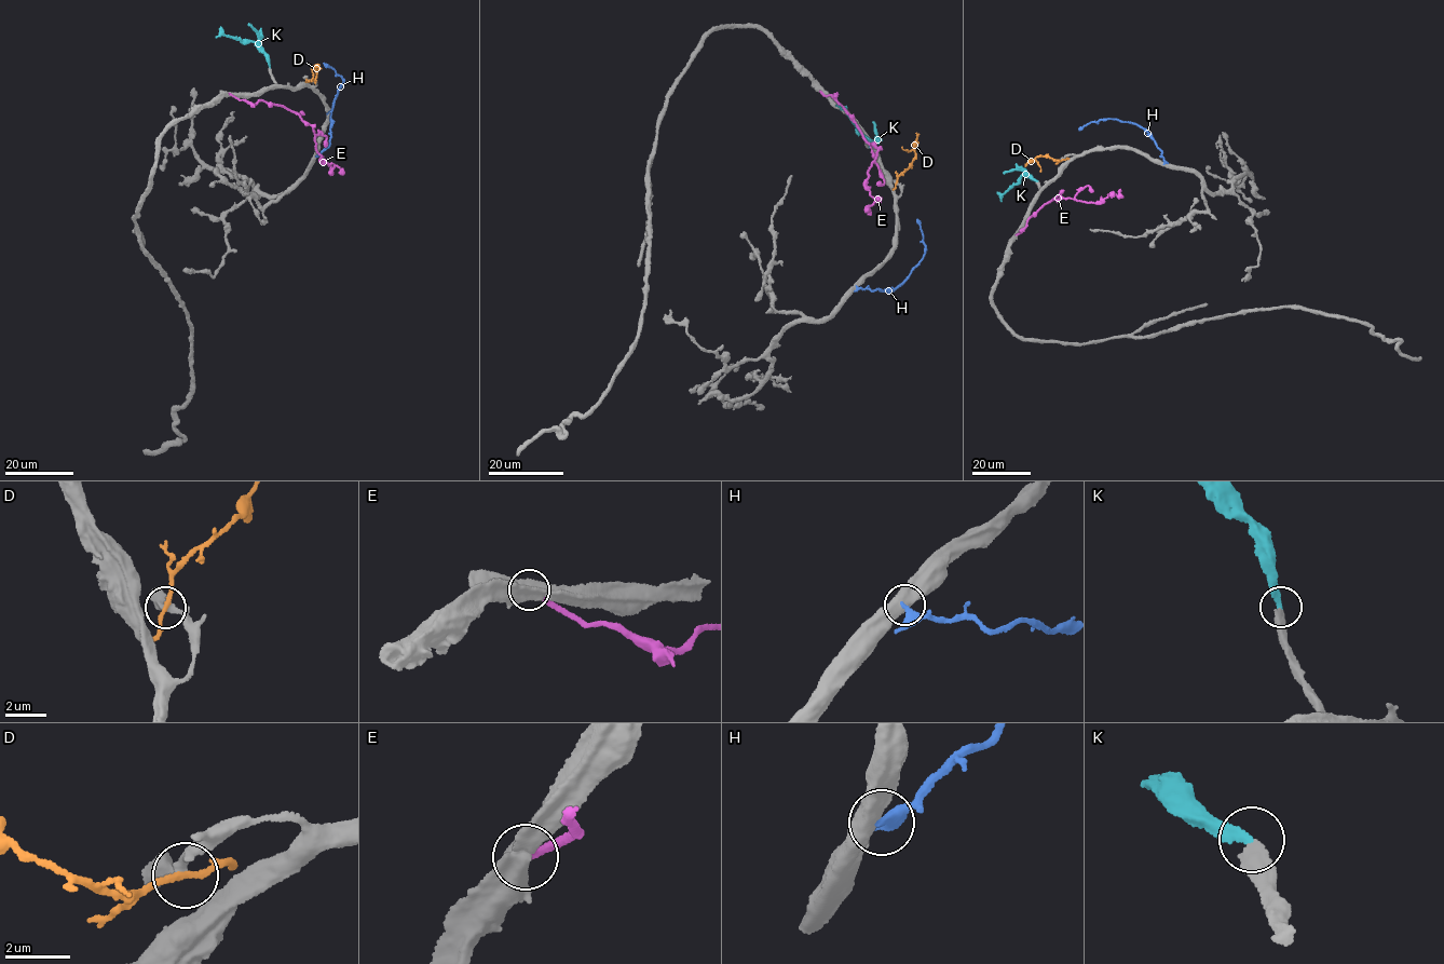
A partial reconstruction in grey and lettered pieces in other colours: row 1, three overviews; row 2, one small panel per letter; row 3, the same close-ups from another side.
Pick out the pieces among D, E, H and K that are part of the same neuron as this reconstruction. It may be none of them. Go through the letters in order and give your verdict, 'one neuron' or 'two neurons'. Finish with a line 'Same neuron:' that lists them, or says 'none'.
D: two neurons
E: two neurons
H: two neurons
K: one neuron
Same neuron: K

